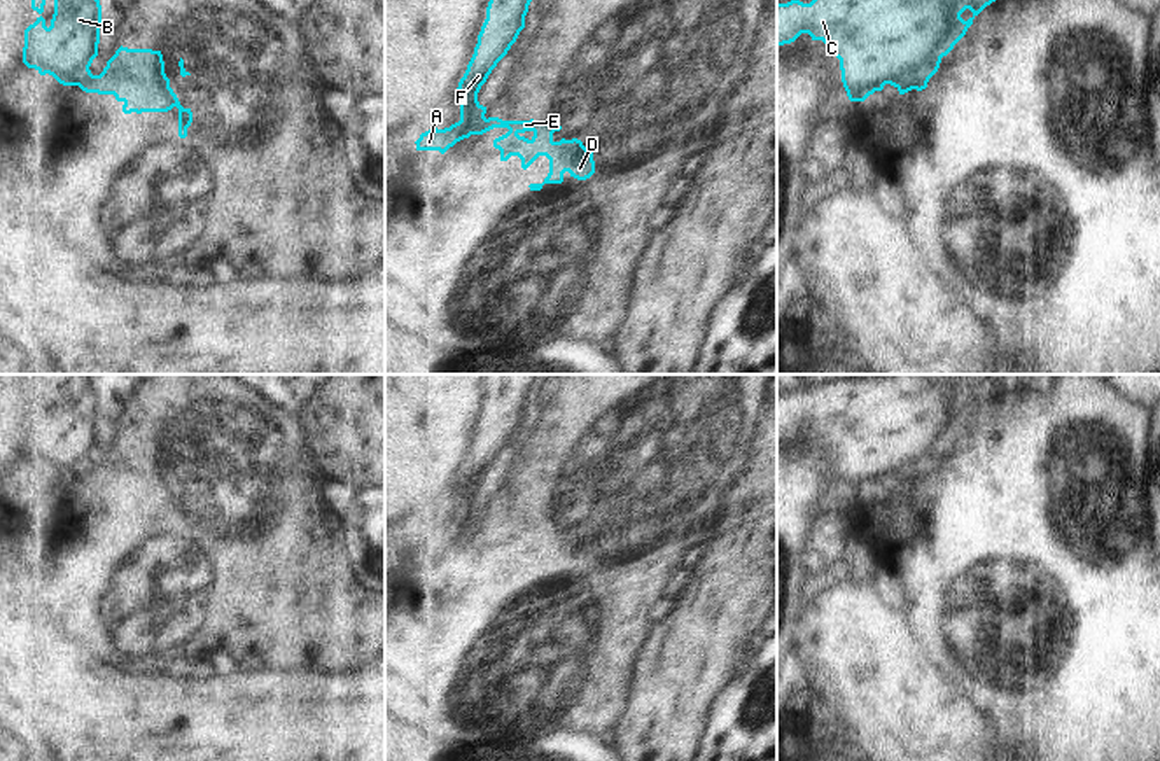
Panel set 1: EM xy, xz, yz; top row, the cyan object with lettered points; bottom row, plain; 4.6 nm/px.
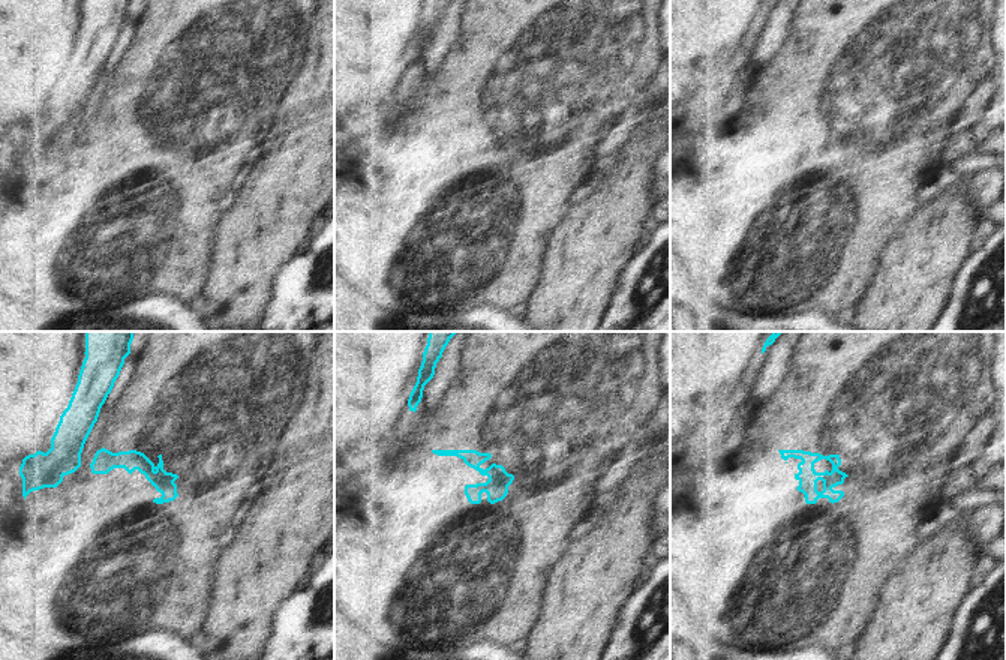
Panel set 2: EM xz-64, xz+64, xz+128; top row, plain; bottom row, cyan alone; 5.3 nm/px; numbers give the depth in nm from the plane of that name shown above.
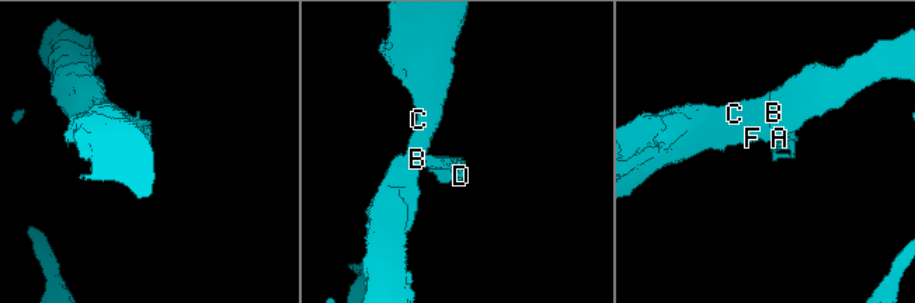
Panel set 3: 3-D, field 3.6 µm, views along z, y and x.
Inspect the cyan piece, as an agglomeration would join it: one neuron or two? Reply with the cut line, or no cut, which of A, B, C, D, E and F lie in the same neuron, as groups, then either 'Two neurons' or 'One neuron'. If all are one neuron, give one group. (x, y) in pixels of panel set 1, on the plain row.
Split along xz (487, 511), (476, 518), (478, 525). Groups: A B C F / D E. Two neurons

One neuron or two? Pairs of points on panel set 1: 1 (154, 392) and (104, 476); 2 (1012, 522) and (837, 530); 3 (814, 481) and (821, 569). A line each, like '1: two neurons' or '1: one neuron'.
1: one neuron
2: two neurons
3: two neurons

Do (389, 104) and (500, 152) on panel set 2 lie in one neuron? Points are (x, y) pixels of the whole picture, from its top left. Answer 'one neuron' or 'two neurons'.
two neurons

